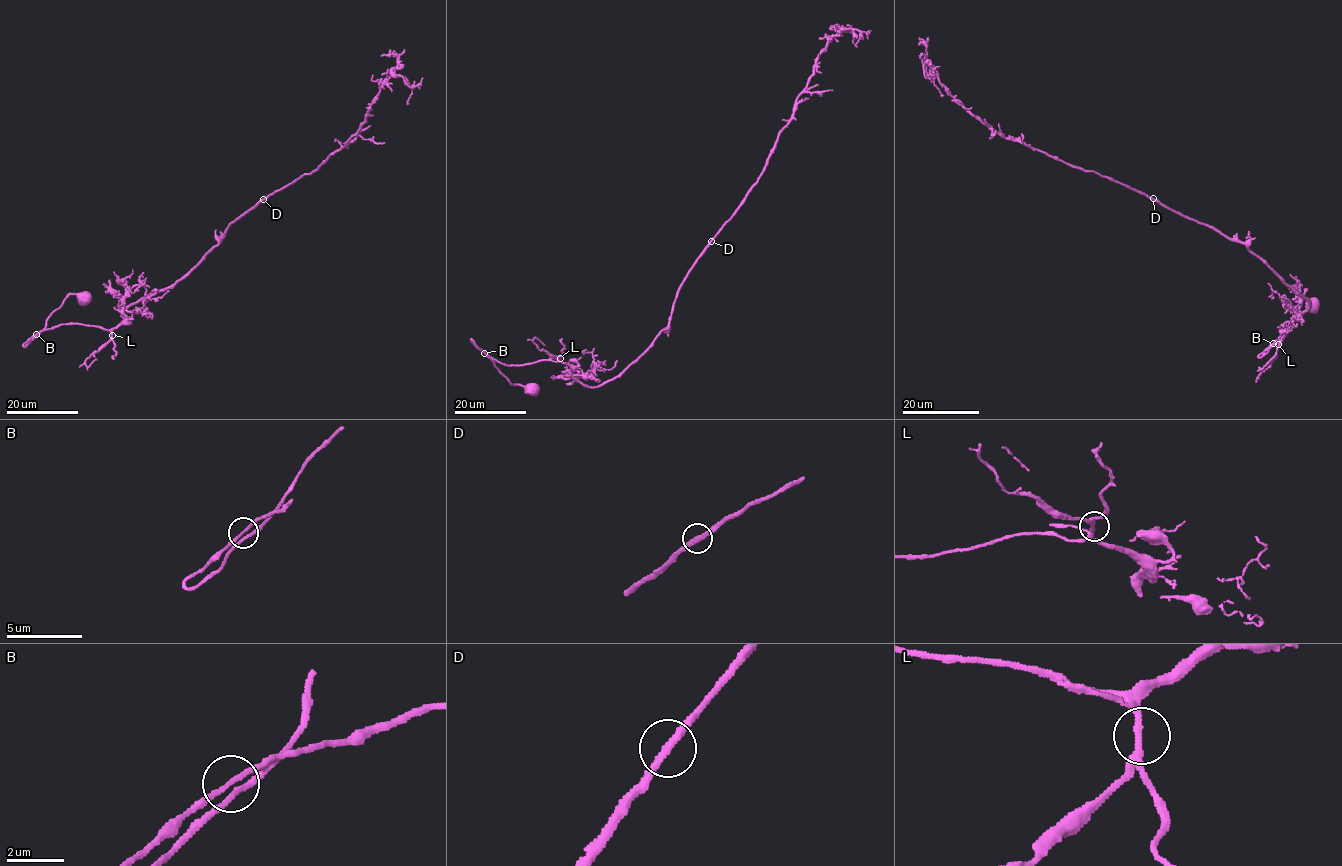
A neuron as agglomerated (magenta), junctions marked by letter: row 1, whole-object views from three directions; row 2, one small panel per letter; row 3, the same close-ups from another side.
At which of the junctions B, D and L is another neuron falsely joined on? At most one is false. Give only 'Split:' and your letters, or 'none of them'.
Split: none of them

